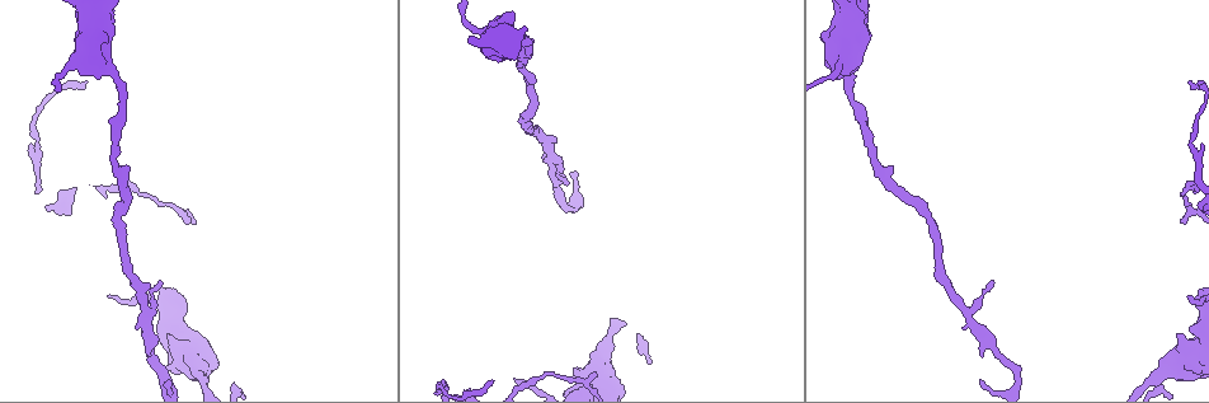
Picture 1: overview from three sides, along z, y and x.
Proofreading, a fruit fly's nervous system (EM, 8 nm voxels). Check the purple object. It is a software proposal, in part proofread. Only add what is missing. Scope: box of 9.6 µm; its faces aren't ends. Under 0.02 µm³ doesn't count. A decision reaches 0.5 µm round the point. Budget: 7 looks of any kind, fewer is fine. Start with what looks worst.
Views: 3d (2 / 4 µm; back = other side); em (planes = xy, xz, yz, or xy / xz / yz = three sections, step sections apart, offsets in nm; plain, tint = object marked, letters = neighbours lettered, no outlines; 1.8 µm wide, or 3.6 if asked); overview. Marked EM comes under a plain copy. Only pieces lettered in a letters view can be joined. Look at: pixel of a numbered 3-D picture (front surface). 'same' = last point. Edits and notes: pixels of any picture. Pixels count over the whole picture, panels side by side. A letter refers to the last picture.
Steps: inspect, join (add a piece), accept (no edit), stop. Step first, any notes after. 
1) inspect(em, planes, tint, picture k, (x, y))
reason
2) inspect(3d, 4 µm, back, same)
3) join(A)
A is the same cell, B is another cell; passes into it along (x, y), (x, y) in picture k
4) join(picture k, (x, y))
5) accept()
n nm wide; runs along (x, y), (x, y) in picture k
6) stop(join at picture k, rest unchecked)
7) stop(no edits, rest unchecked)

inspect(em, yz, step 4, letters, picture 1, (1179, 334))
thick end

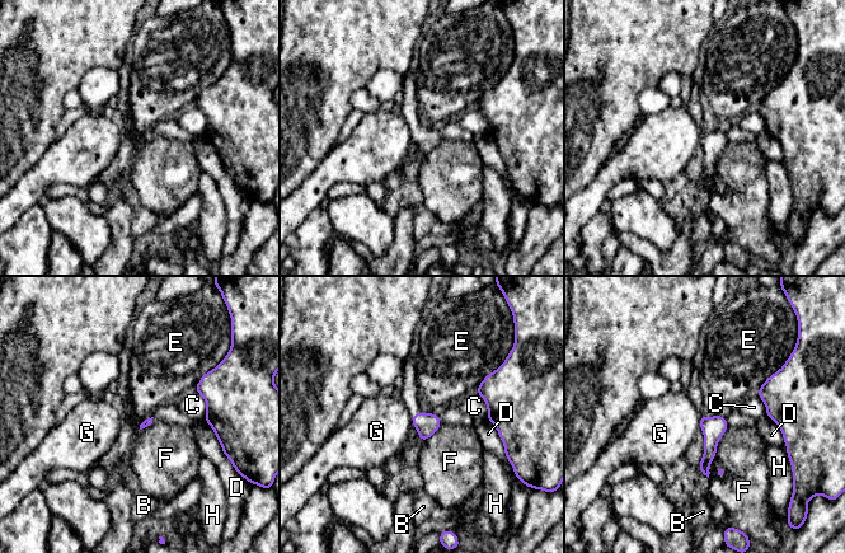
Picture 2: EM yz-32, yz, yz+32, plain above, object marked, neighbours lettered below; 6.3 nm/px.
accept()
F touches over 360 nm; B, C, D, E, F, G and H are other cells; border along (780, 369), (774, 371), (755, 392) in picture 2; none of them fits

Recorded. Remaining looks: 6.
inspect(em, yz, step 4, letters, picture 1, (166, 381))
end of a long branch

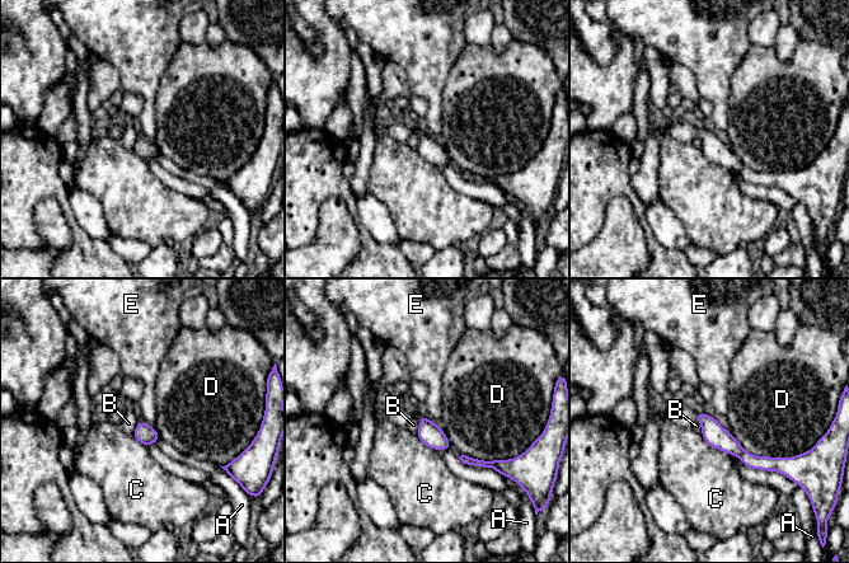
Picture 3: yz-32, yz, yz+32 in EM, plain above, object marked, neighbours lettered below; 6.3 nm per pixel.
accept()
130 nm wide; A, B, C, D and E are other cells; runs along (699, 417), (749, 460), (773, 465) in picture 3; no lettered piece goes on from it

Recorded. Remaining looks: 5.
inspect(3d, 2 µm, picture 1, (835, 58))
calibre changes

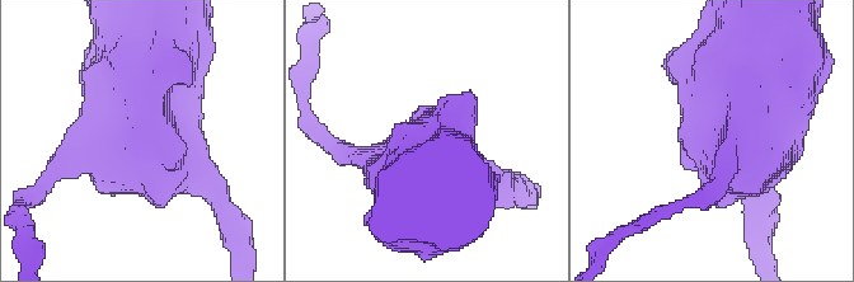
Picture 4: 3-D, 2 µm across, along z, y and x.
inspect(em, yz, step 8, tint, picture 4, (716, 145))
3 arms; arms of 160, 190, 500 nm

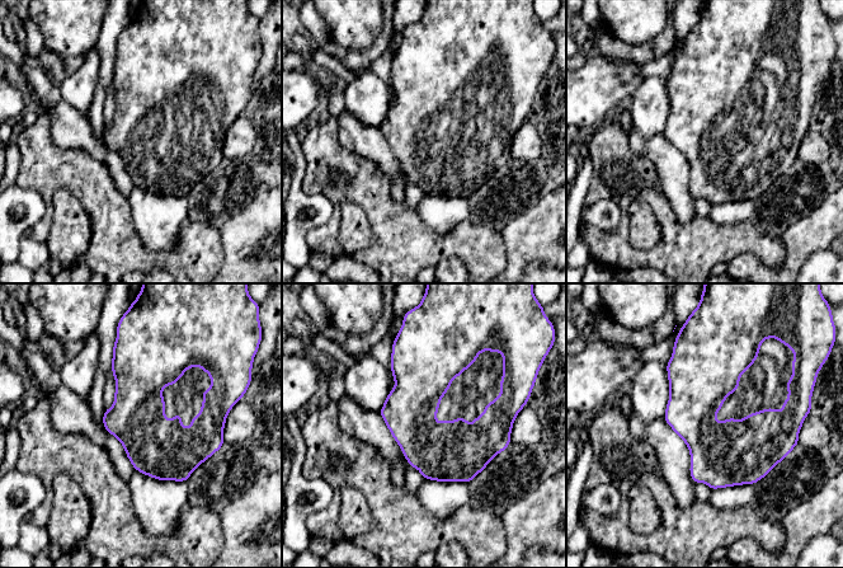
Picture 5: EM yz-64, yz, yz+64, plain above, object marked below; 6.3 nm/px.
inspect(em, planes, letters, same)

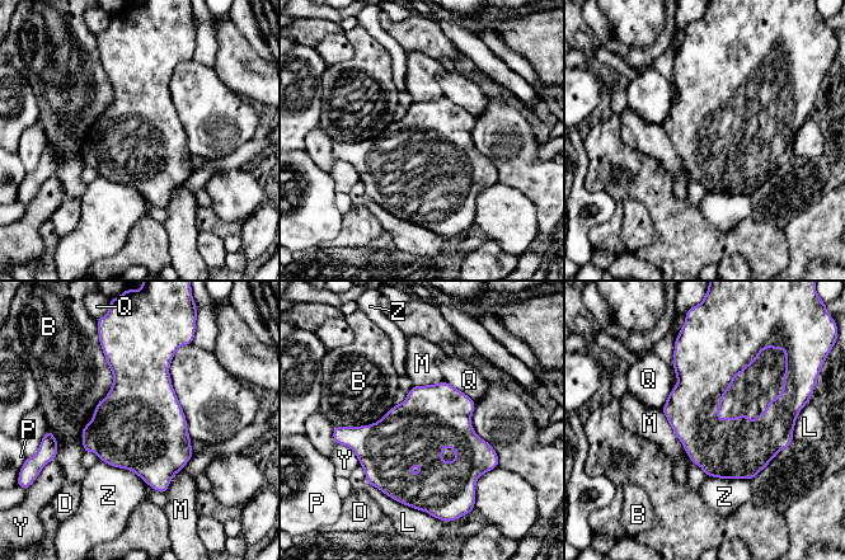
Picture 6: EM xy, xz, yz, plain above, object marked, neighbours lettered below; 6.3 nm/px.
accept()
340 nm wide; B, D, L, M, P, Q, Y and Z are other cells; none of them fits

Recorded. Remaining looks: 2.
stop(no edits, rest unchecked)

